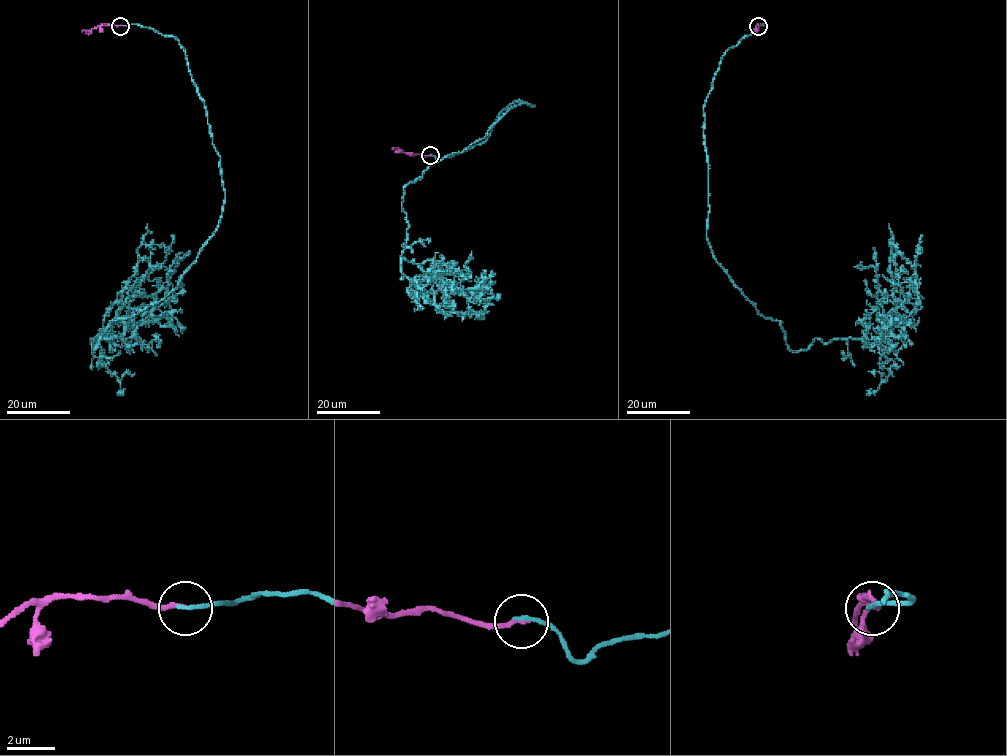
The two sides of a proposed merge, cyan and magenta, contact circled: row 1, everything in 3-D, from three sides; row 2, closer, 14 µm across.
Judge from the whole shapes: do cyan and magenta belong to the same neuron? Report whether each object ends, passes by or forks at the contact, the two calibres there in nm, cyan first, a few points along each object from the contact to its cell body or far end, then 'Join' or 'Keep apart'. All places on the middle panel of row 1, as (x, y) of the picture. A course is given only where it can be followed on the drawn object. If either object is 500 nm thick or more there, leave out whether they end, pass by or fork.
At the ring cyan ends. At the ring magenta ends. Thickness 170 nm (cyan) against 170 nm. Course of cyan: (430, 155), (482, 143), (514, 100), (534, 104), (403, 188), (401, 272), (440, 311), (478, 313), (499, 294). Course of magenta: (430, 155), (409, 154), (392, 149). Join

